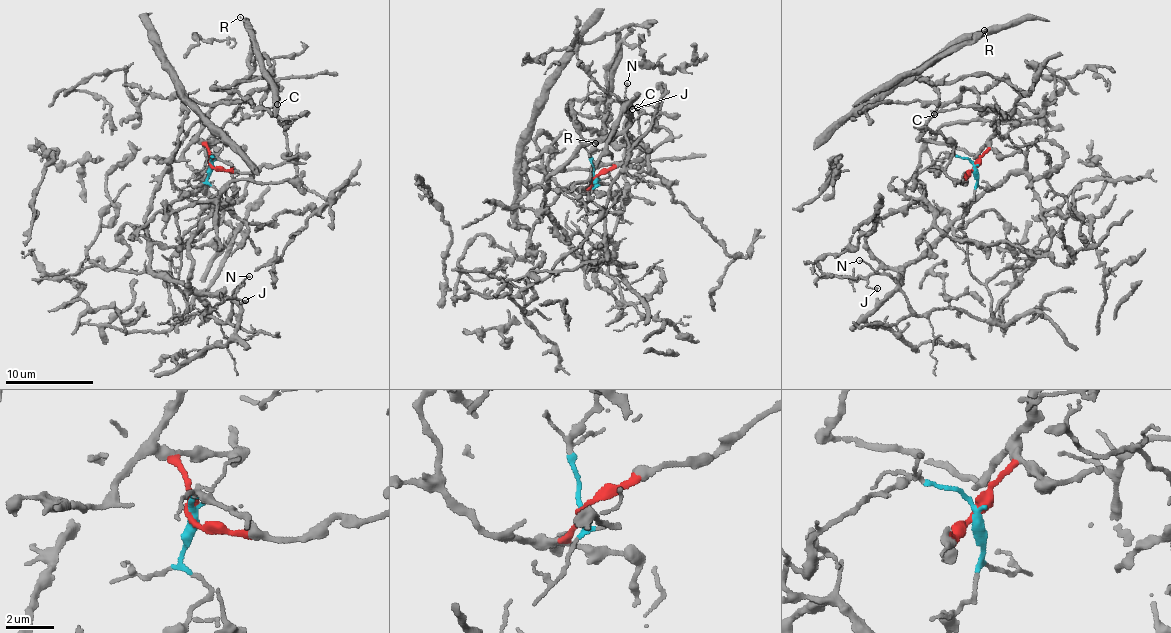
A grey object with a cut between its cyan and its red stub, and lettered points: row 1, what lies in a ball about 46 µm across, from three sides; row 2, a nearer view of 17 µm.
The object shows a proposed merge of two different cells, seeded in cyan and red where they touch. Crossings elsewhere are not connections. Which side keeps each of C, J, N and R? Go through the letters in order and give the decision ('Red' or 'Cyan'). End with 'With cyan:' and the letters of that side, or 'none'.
C: Red
J: Cyan
N: Cyan
R: Red
With cyan: J, N

